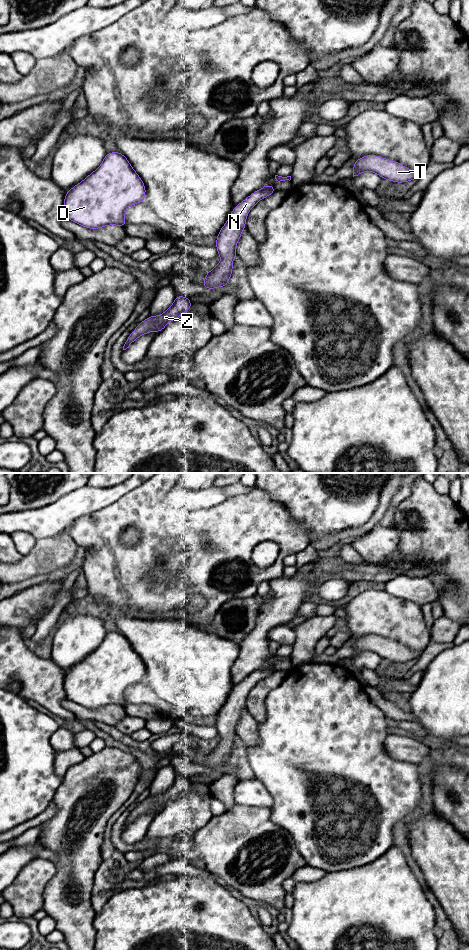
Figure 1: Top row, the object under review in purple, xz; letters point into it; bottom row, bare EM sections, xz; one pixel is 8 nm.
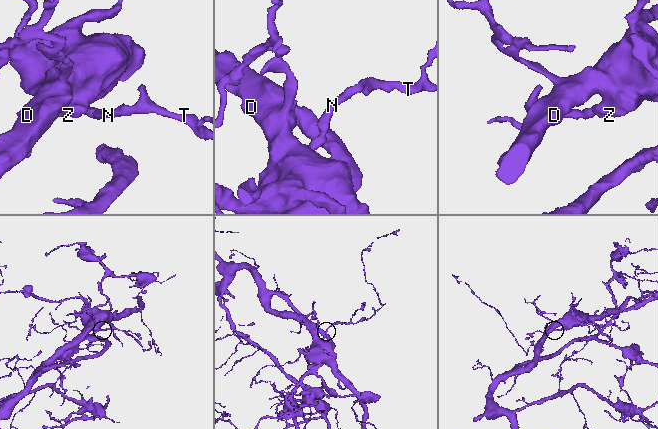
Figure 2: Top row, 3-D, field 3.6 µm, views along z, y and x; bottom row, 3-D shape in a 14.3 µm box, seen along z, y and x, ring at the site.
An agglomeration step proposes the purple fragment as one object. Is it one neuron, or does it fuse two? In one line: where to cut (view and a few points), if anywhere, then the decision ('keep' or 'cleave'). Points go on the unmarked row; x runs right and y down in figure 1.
cut none; keep

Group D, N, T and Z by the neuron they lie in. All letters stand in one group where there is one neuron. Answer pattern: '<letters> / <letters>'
D N T Z

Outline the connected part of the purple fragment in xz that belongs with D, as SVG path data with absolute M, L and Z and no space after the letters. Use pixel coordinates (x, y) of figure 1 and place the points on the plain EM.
M110 632L101 645L64 678L66 698L89 709L126 706L125 691L144 682L145 665L127 638Z

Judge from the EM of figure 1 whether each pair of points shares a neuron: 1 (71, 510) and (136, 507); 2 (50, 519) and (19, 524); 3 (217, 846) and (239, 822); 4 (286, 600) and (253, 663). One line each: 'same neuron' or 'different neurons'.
1: different neurons
2: same neuron
3: same neuron
4: same neuron

